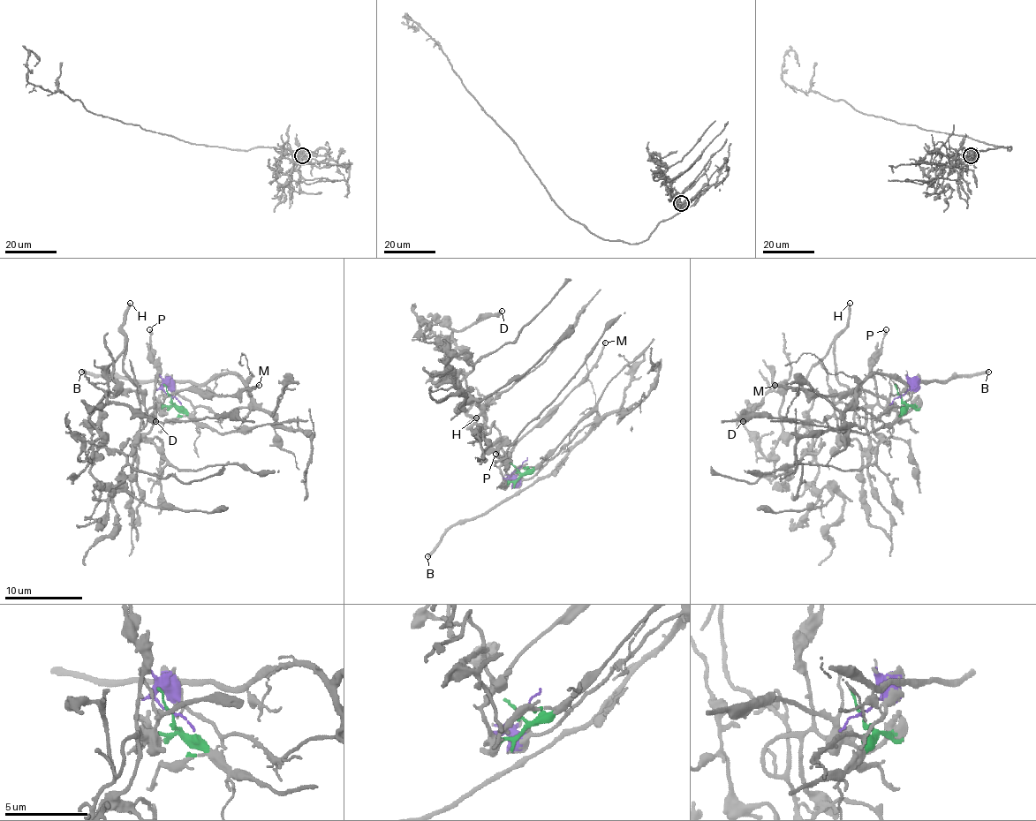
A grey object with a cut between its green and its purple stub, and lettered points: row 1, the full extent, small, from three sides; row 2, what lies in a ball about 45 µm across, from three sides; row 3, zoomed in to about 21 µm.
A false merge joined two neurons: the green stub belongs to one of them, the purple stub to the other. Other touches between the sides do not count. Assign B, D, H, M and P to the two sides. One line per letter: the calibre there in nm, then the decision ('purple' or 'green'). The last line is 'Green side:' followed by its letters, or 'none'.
B: calibre 320 nm; purple
D: calibre 380 nm; green
H: calibre 240 nm; green
M: calibre 200 nm; green
P: calibre 190 nm; green
Green side: D, H, M, P

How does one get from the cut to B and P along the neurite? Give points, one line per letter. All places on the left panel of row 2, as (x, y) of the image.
B: (170, 396), (163, 387), (171, 380), (111, 379), (81, 371)
P: (170, 396), (173, 402), (160, 406), (154, 414), (158, 410), (154, 404), (155, 359), (150, 345), (150, 330)

